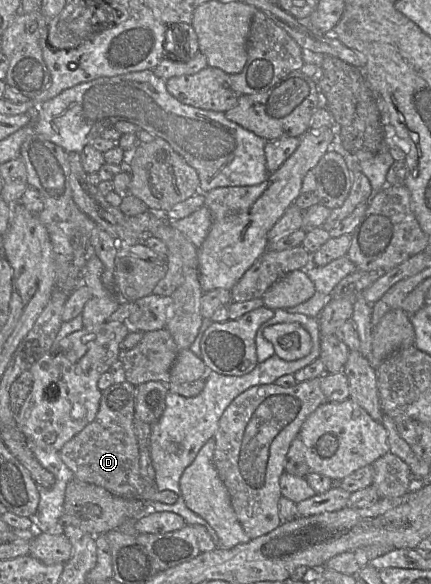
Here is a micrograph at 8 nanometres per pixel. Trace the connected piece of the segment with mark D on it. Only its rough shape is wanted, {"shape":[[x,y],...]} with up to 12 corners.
{"shape":[[136,386],[103,390],[60,450],[76,479],[132,499],[144,483]]}

